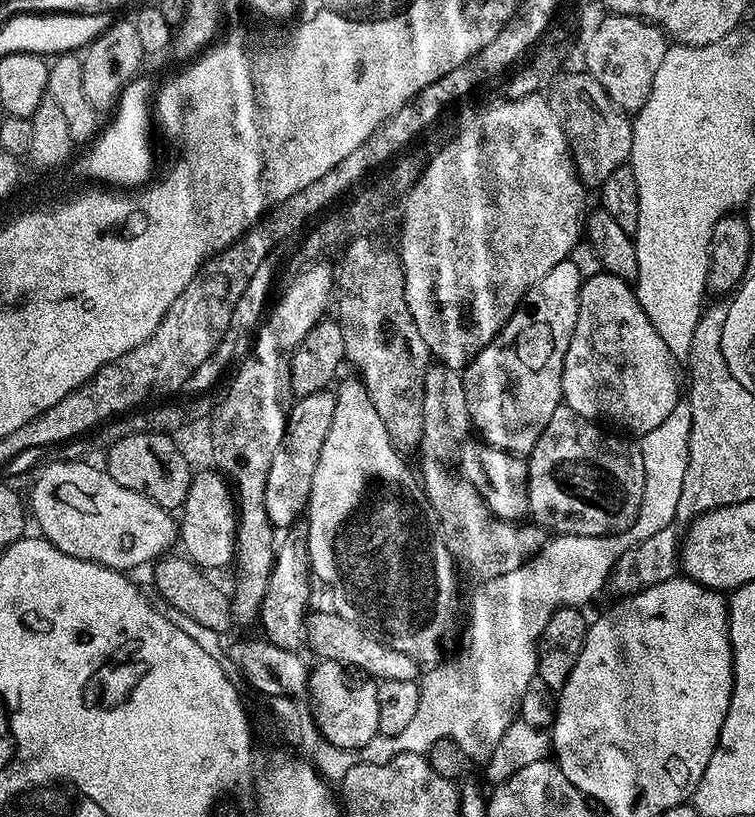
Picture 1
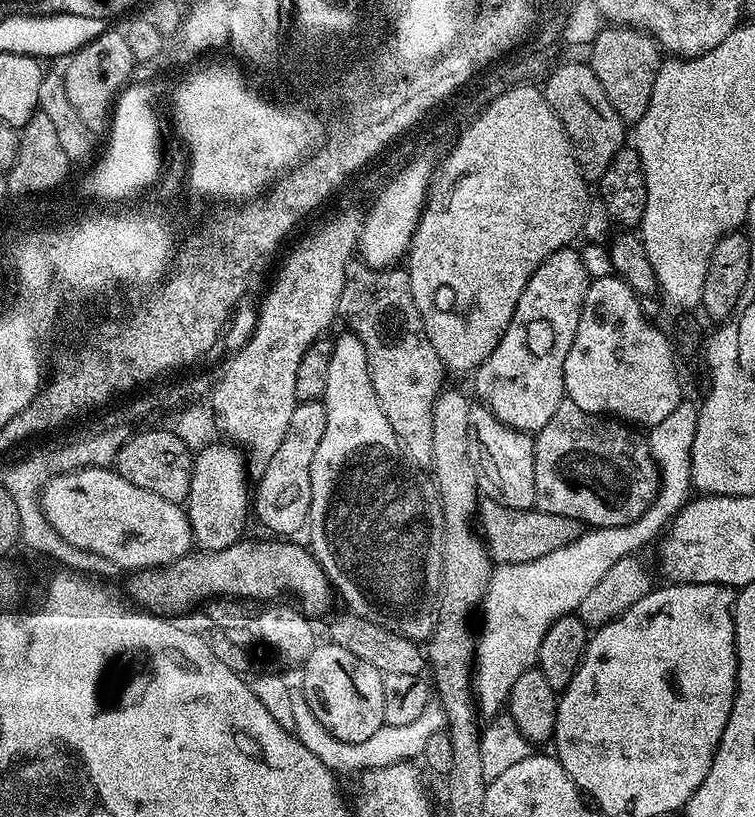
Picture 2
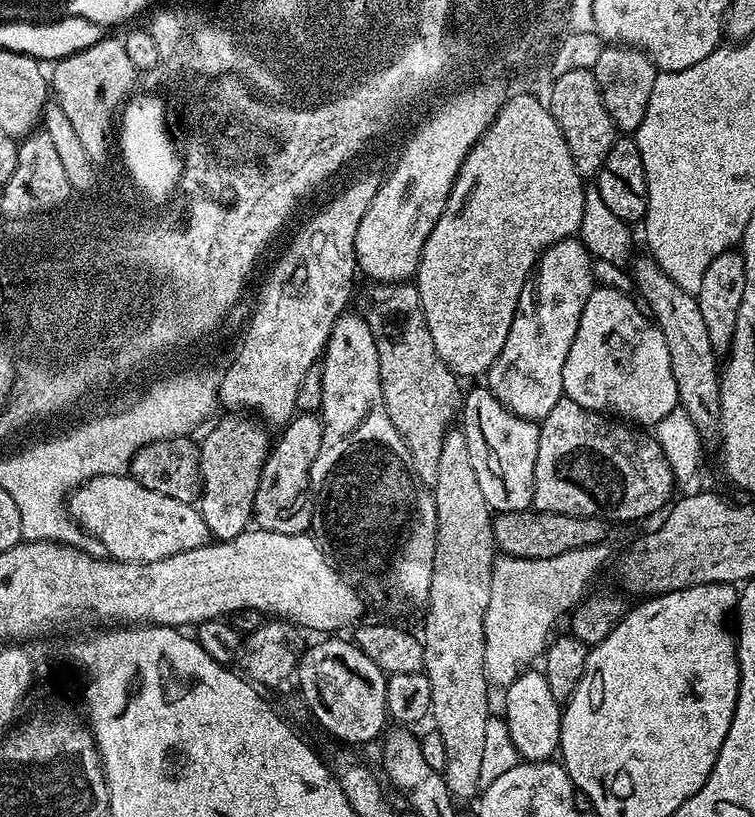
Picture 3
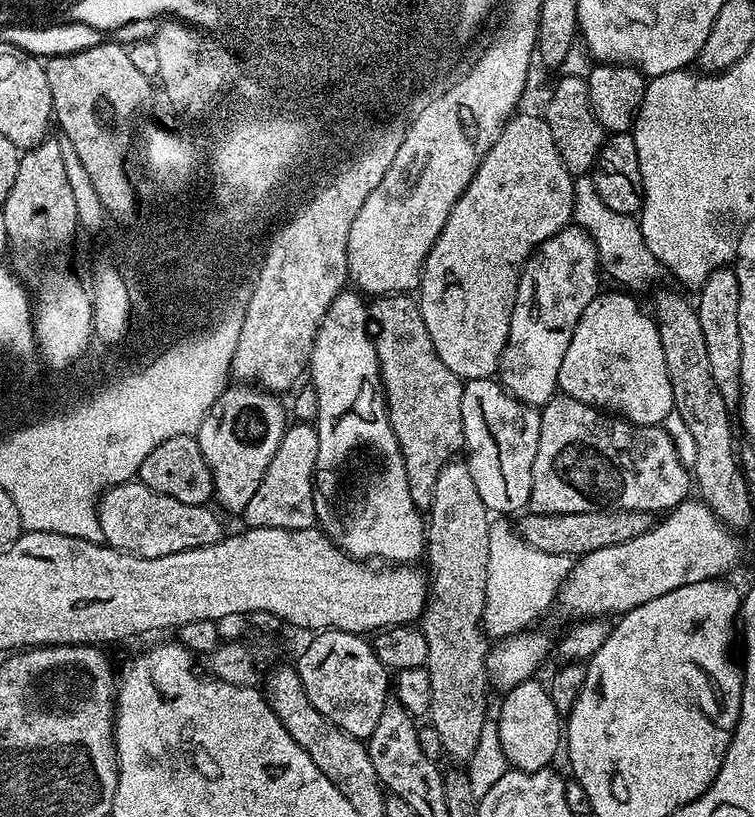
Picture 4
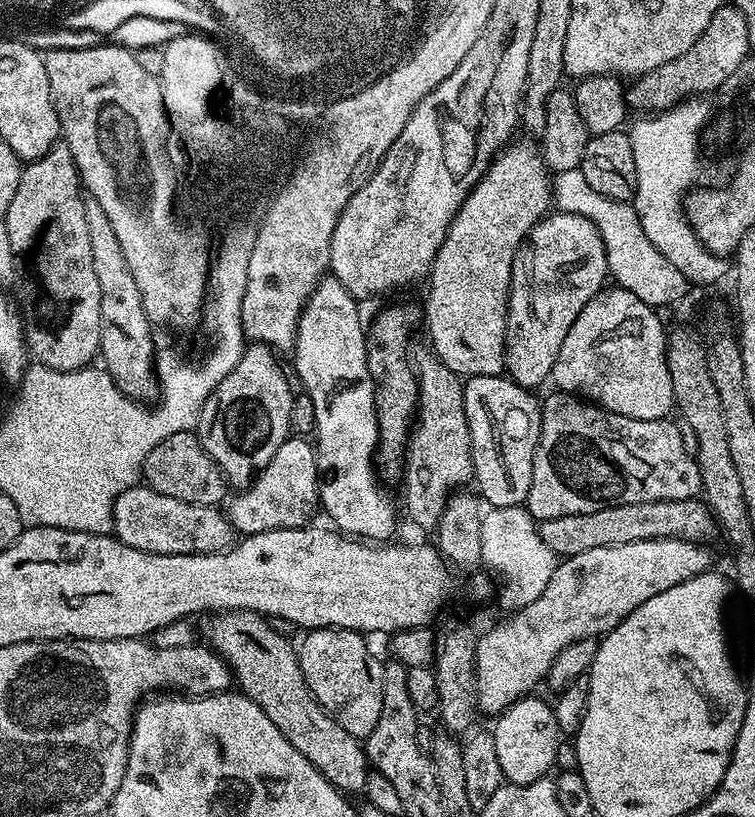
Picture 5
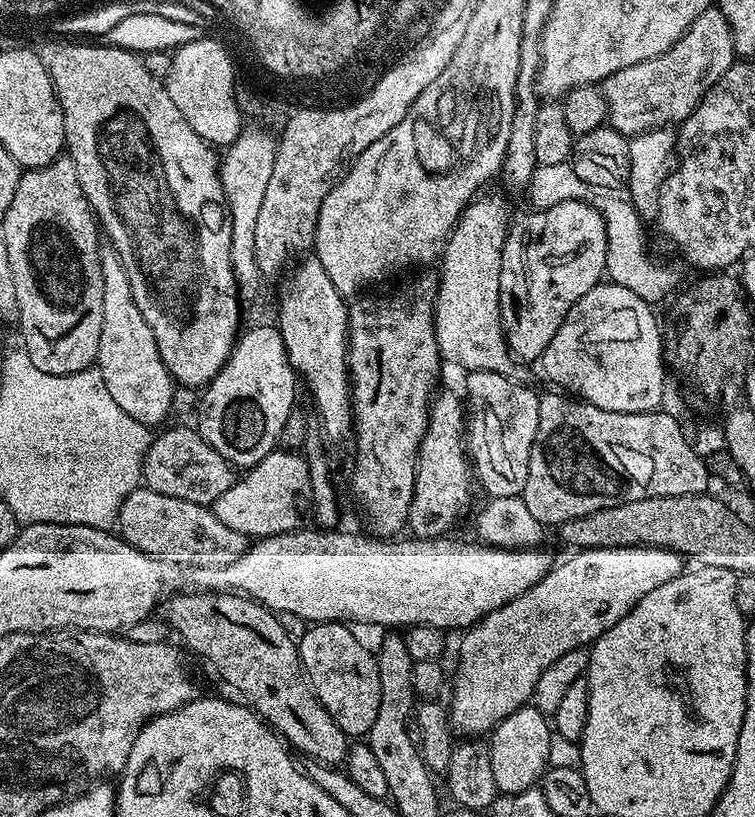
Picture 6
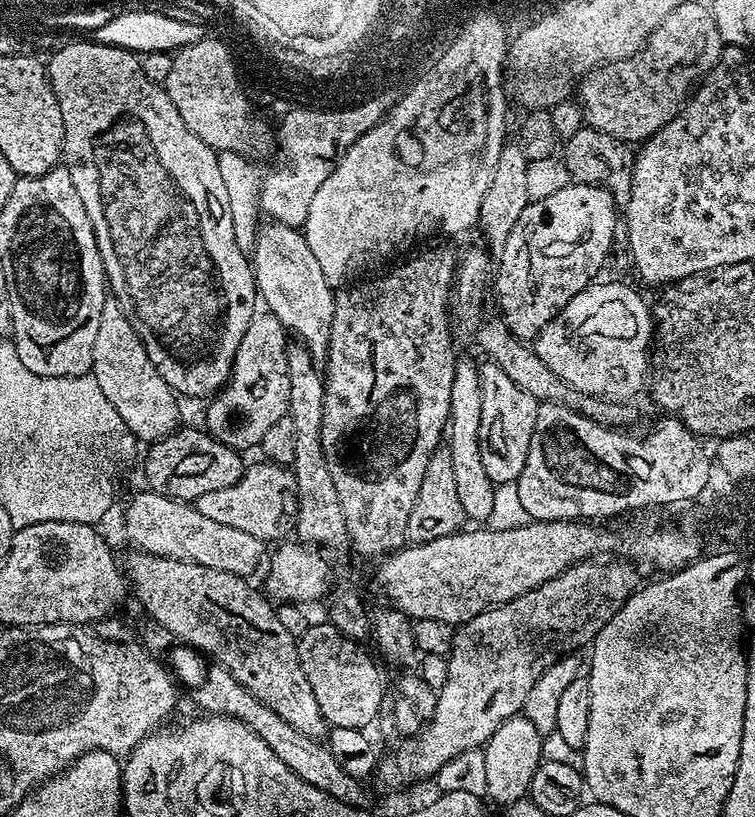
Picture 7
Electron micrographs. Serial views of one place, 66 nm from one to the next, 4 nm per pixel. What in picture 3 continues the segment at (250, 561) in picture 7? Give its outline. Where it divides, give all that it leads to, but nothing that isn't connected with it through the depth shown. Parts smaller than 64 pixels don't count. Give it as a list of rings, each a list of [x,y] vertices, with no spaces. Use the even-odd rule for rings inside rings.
[[[128,474],[87,480],[72,493],[70,512],[84,532],[102,542],[104,552],[113,560],[158,562],[158,558],[200,548],[210,540],[196,504],[178,502],[178,498],[166,498],[166,494],[146,490],[146,486]]]

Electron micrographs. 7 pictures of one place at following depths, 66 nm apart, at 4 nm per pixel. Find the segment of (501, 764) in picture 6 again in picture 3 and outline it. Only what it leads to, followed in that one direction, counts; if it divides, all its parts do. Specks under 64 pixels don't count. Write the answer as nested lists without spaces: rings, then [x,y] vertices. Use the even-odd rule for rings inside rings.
[[[525,670],[503,689],[502,717],[509,728],[510,741],[516,747],[519,759],[524,762],[552,760],[560,746],[560,718],[562,704],[550,694],[543,671]]]

